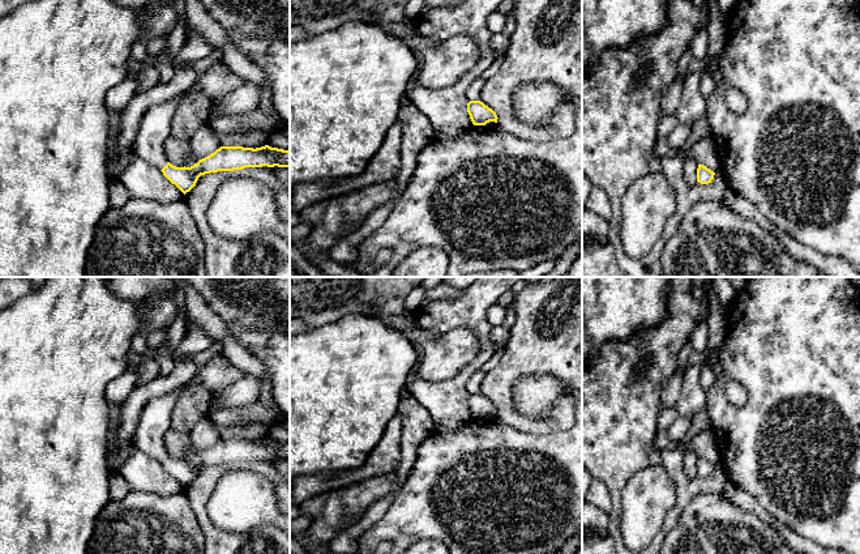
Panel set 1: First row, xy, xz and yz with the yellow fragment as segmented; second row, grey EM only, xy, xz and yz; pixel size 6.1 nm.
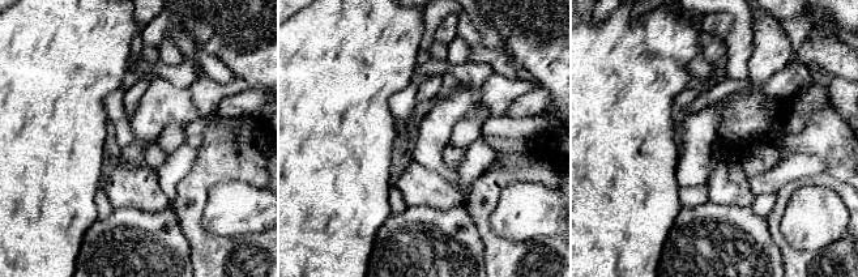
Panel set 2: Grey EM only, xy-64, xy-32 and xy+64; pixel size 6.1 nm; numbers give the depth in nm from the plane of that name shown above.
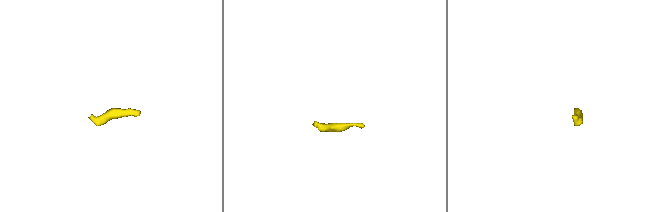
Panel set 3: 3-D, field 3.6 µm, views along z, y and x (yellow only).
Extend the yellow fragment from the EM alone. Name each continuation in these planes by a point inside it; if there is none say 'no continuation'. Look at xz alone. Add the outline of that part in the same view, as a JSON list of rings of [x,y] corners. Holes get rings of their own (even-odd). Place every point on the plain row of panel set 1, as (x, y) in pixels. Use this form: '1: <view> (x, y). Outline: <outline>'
no continuation

